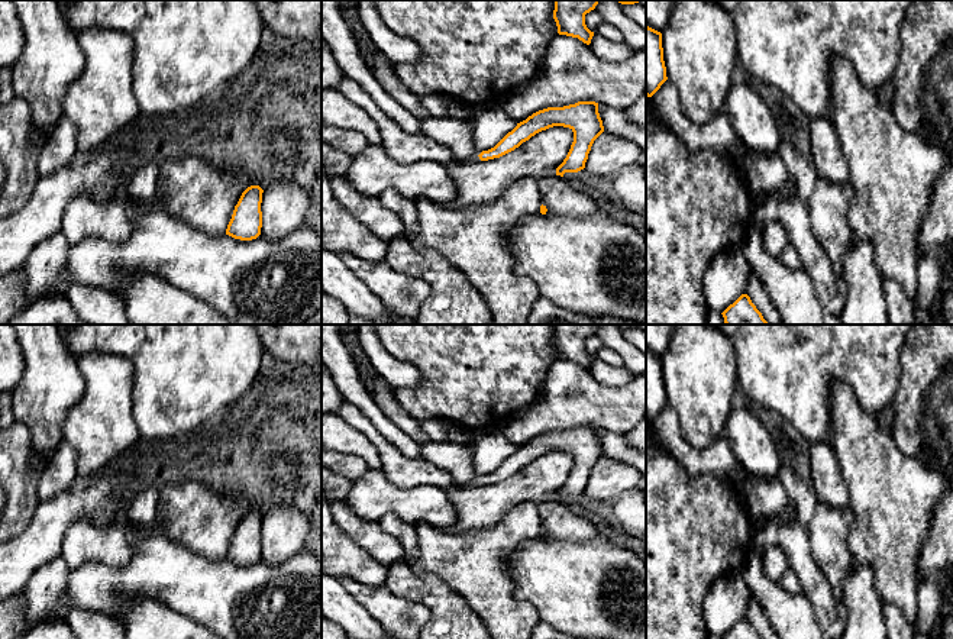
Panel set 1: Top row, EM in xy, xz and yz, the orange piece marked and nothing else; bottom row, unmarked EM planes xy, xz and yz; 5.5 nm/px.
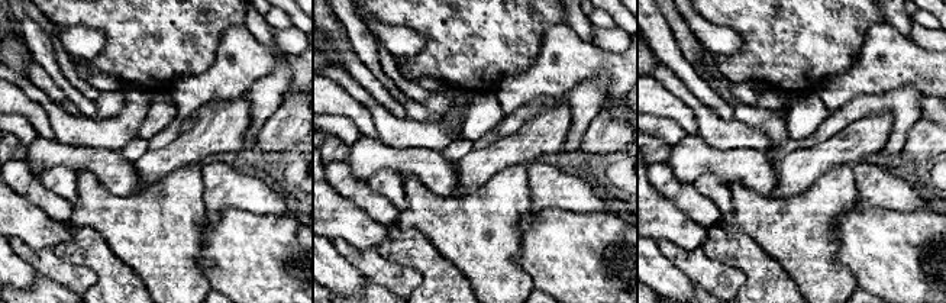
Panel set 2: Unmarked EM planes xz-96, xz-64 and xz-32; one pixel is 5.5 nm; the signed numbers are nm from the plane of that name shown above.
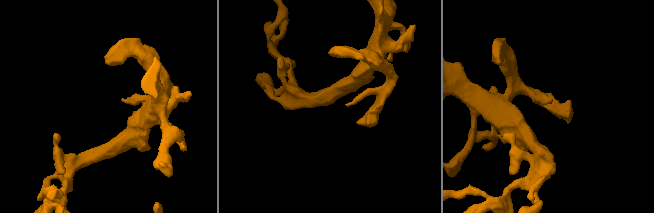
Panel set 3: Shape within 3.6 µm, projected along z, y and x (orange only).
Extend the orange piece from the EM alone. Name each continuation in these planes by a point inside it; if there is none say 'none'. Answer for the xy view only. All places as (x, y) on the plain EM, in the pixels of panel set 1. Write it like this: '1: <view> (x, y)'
none

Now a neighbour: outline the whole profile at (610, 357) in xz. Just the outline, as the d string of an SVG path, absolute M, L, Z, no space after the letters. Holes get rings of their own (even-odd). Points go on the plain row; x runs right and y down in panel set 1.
M604 346L604 348L597 354L595 358L598 358L598 359L601 359L601 361L604 361L605 364L613 365L613 367L623 367L623 365L624 365L623 358L621 358L616 351L613 351L611 348L607 348L607 346Z

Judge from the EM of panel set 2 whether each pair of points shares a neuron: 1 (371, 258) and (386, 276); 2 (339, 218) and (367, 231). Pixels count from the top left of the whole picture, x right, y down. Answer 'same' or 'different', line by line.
1: same
2: same

